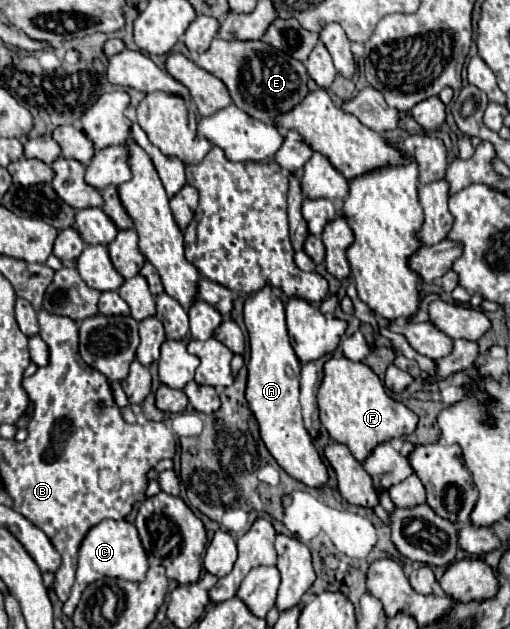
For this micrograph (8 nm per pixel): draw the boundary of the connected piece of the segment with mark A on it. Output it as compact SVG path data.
M269 286L245 300L245 326L249 332L249 346L251 346L245 398L249 402L249 410L253 412L259 424L261 438L271 456L277 460L277 464L293 480L303 482L309 488L323 488L329 480L329 472L323 462L323 456L317 452L309 432L305 430L301 414L301 402L299 402L301 362L289 342L283 302L271 296Z

